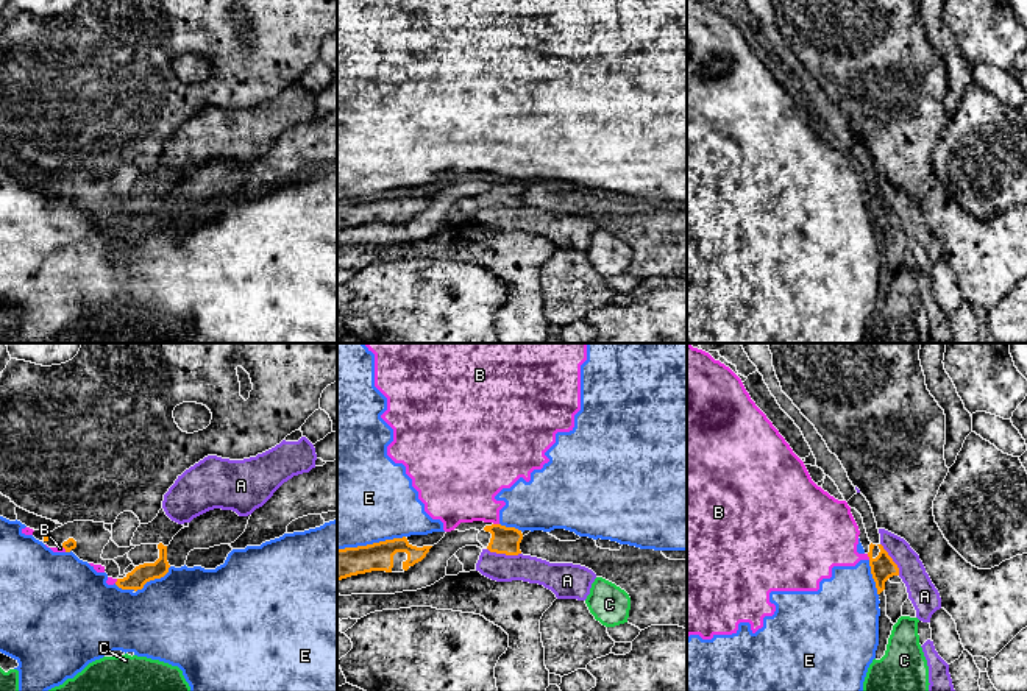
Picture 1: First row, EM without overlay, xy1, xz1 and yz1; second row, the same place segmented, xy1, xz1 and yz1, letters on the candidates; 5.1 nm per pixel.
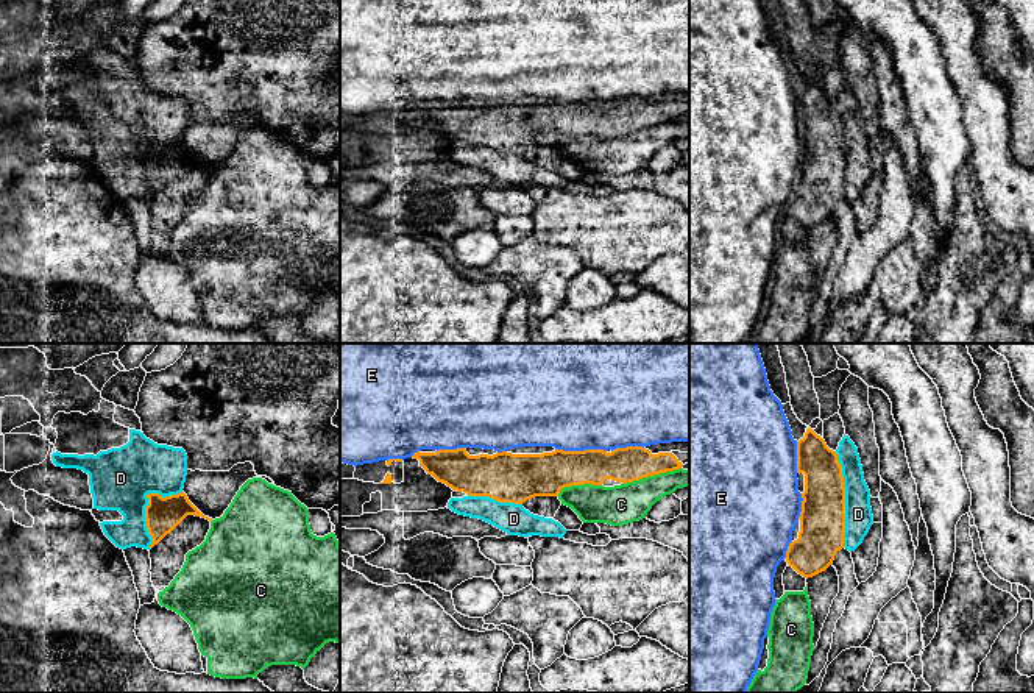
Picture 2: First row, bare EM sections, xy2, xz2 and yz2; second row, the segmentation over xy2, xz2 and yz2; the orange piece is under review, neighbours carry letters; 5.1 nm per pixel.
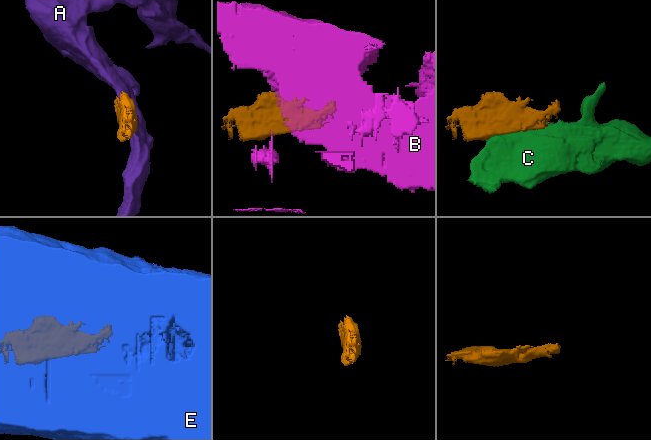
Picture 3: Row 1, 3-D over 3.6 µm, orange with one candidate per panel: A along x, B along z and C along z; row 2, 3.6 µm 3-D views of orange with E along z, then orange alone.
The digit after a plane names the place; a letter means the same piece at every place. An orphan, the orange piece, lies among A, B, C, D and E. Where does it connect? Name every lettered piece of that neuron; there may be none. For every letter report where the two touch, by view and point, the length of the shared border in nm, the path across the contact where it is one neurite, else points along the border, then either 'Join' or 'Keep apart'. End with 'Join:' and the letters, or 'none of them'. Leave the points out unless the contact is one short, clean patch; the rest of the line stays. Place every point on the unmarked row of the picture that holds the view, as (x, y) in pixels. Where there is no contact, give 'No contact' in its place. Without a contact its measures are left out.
A: Touches orange at xz1 (504, 203). Shared border 180 nm. Boundary: xz1 (487, 198), (497, 203), (520, 205). Keep apart
B: Touches orange at xz1 (497, 175). Shared border 30 nm. Keep apart
C: Touches orange at xz2 (651, 125). Shared border 320 nm. Keep apart
D: Touches orange at yz2 (844, 150). Shared border 500 nm. Keep apart
E: Touches orange at xz1 (370, 195). Shared border 360 nm. Keep apart
Join: none of them

